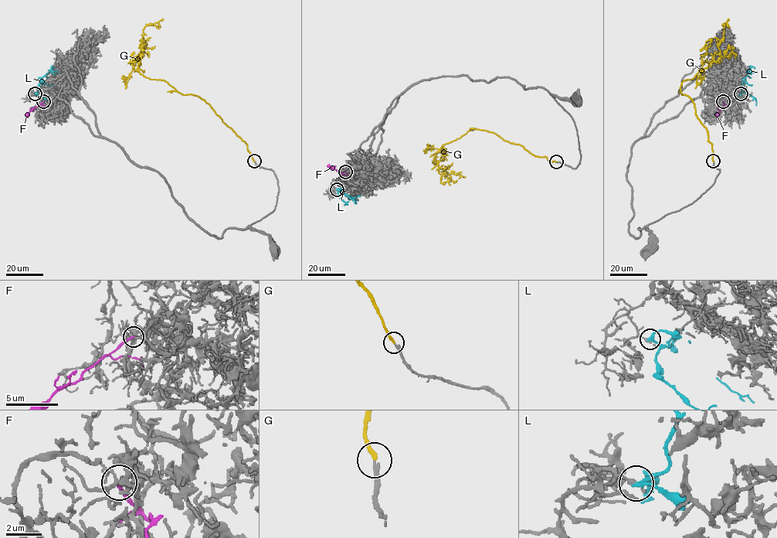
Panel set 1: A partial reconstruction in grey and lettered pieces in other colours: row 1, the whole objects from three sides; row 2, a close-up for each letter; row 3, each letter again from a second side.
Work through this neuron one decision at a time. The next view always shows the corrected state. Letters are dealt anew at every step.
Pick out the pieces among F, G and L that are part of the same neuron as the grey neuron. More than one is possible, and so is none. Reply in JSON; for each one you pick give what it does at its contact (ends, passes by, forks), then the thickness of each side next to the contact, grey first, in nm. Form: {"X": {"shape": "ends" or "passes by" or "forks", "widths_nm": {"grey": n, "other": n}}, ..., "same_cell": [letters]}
{"G": {"shape": "ends", "widths_nm": {"grey": 240, "other": 240}}, "same_cell": ["G"]}

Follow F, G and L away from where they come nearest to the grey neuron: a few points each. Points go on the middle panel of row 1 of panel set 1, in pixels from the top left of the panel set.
F: (345, 171), (341, 174), (329, 166)
G: (556, 161), (475, 128), (443, 144), (434, 157), (439, 168), (447, 166), (445, 172), (465, 176)
L: (337, 189), (340, 189), (355, 202)

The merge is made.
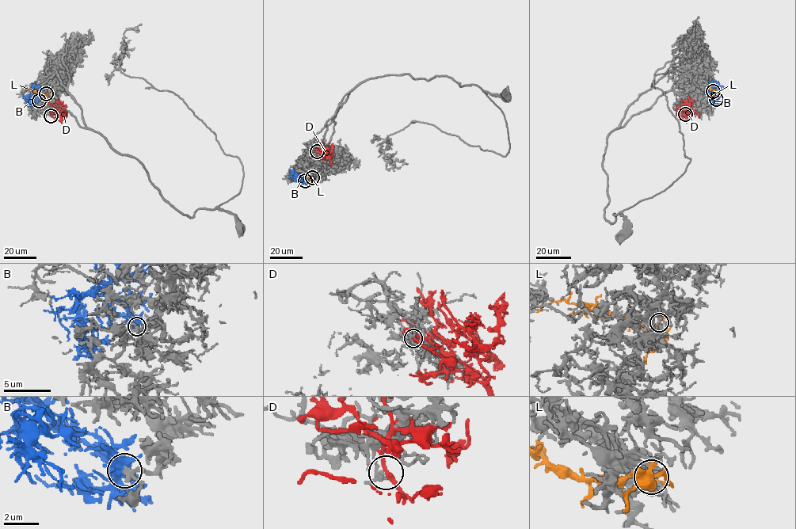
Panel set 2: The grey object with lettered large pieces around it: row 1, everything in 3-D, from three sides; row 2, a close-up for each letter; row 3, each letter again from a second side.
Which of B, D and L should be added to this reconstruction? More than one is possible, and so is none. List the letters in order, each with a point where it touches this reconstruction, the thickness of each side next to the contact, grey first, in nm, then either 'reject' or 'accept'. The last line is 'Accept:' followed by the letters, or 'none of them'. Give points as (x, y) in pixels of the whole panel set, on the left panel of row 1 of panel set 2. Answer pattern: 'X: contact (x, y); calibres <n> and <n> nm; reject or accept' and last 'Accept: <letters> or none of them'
B: contact (39, 100); calibres 240 and 440 nm; accept
D: contact (51, 116); calibres 180 and 200 nm; reject
L: contact (46, 93); calibres 160 and 180 nm; reject
Accept: B

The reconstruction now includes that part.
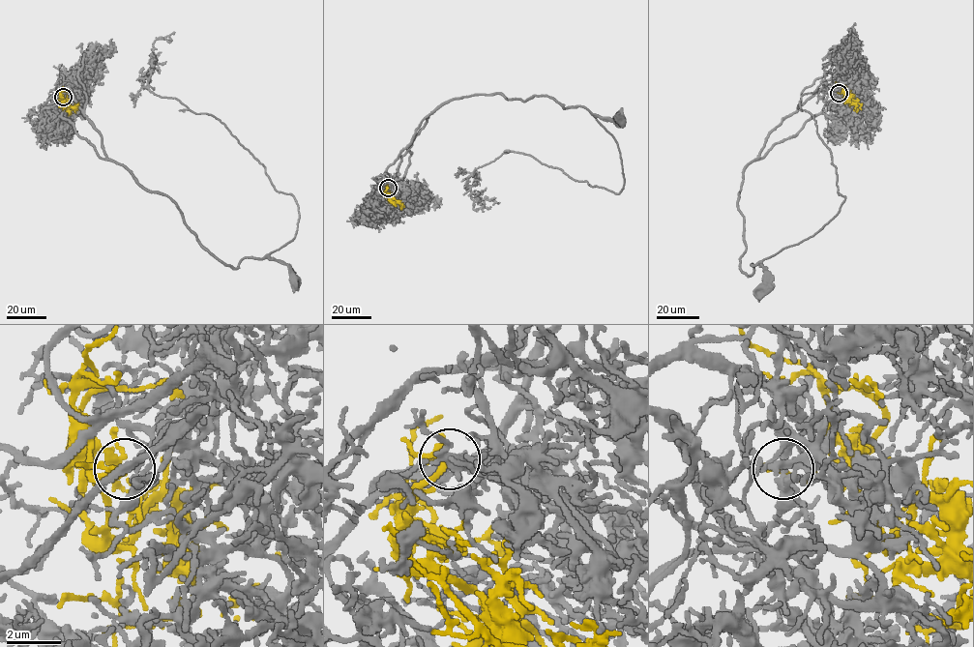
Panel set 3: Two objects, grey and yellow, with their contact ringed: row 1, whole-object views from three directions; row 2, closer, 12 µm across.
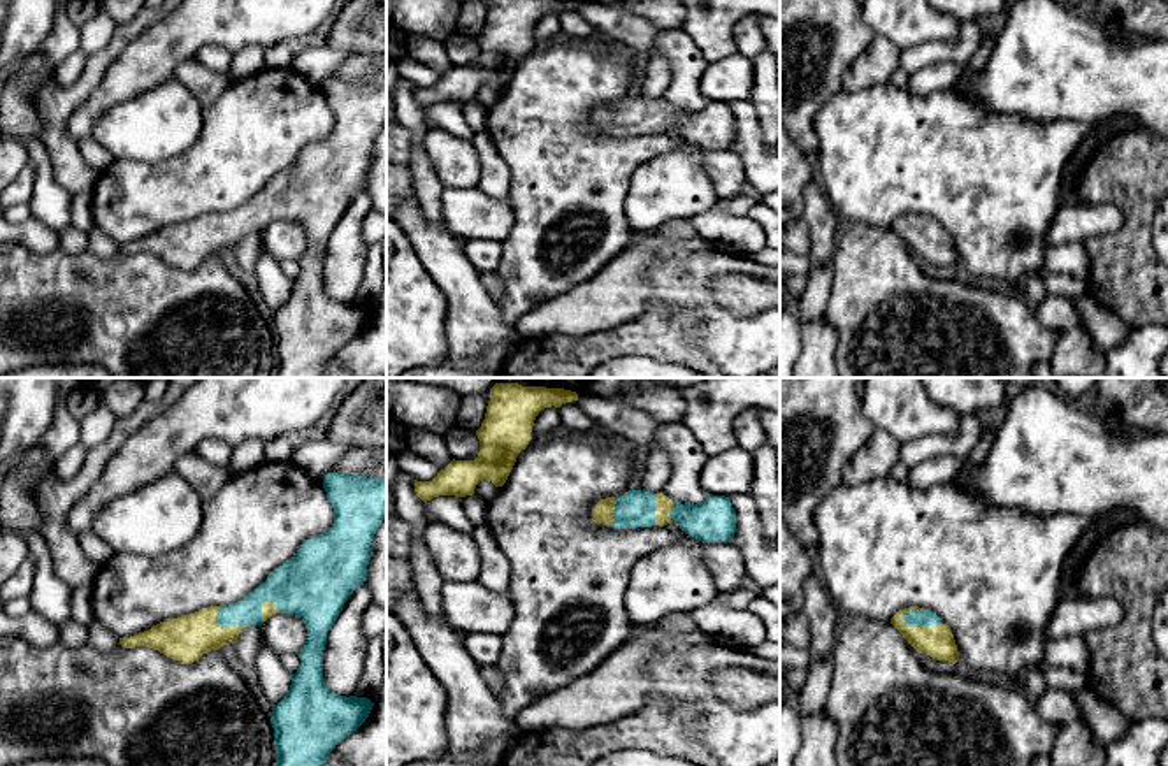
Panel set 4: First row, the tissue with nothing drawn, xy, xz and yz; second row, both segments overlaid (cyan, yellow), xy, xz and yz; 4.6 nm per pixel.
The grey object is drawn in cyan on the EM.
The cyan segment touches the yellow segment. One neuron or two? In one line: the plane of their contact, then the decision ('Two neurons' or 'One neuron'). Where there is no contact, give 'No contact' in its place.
Touches cyan in yz. One neuron

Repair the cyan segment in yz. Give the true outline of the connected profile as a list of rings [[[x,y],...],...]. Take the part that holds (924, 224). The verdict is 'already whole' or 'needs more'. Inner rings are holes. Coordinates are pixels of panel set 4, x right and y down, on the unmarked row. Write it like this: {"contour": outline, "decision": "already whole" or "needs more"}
{"contour": [[[910,213],[899,216],[890,230],[903,241],[903,244],[919,258],[927,260],[936,267],[959,267],[954,241],[941,225],[924,214]]], "decision": "needs more"}

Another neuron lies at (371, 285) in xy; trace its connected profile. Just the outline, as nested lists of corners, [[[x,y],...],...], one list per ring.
[[[369,244],[364,278],[353,302],[376,309],[383,278],[383,248],[381,244]]]

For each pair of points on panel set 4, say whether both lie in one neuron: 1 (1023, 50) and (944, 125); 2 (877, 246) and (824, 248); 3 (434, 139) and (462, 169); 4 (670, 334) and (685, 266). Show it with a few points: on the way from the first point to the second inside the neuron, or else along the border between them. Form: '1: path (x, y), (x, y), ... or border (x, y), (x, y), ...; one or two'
1: border (951, 88), (987, 111), (1009, 116); two
2: border (838, 234), (829, 289); two
3: path (441, 146), (455, 162); one
4: border (643, 306), (659, 303), (670, 315), (685, 313); two

